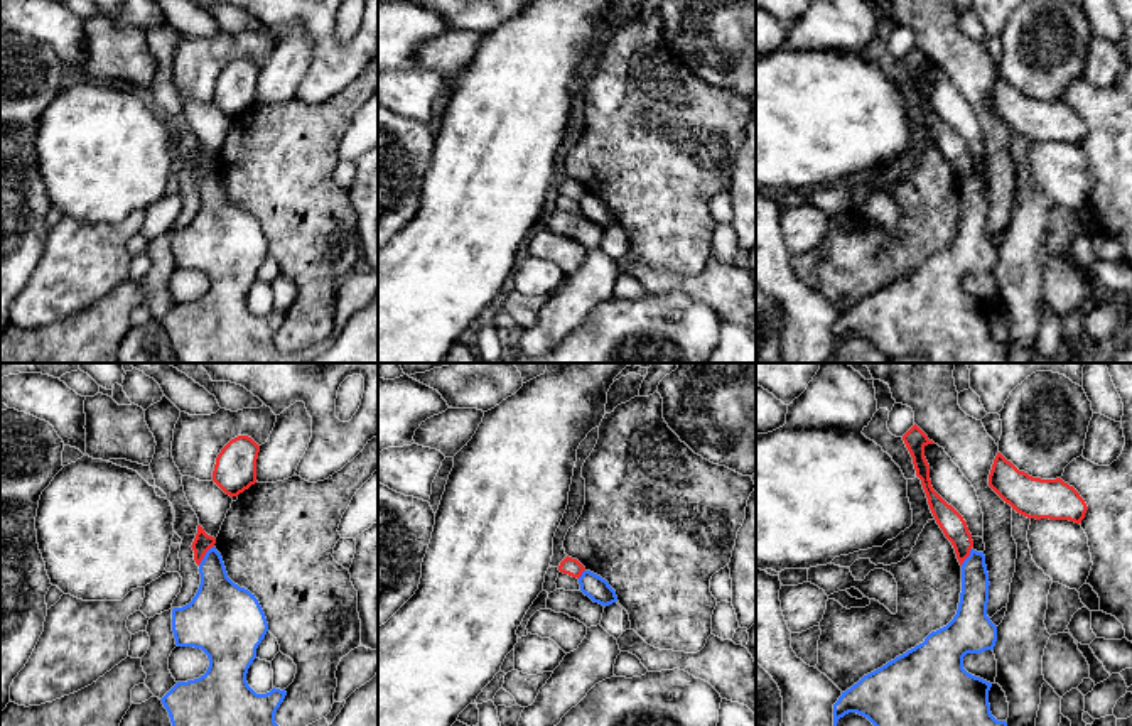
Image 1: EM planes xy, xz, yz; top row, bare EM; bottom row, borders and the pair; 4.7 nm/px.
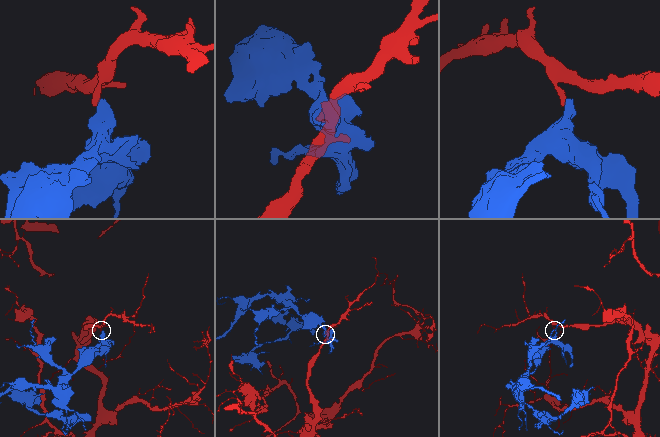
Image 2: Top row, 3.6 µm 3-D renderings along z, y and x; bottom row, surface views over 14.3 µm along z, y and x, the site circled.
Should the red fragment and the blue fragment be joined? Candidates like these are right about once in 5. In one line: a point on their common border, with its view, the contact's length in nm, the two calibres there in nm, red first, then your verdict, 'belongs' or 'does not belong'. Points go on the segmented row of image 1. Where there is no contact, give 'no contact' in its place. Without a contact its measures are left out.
xy (204, 554) | 120 nm | 90/240 nm | does not belong

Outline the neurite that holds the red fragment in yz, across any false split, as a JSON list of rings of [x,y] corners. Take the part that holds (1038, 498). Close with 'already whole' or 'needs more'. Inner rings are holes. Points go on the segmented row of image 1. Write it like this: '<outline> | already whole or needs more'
[[[997,452],[989,486],[1027,518],[1070,520],[1081,523],[1088,510],[1080,493],[1061,478],[1041,479],[1019,471],[1011,461]]] | already whole

